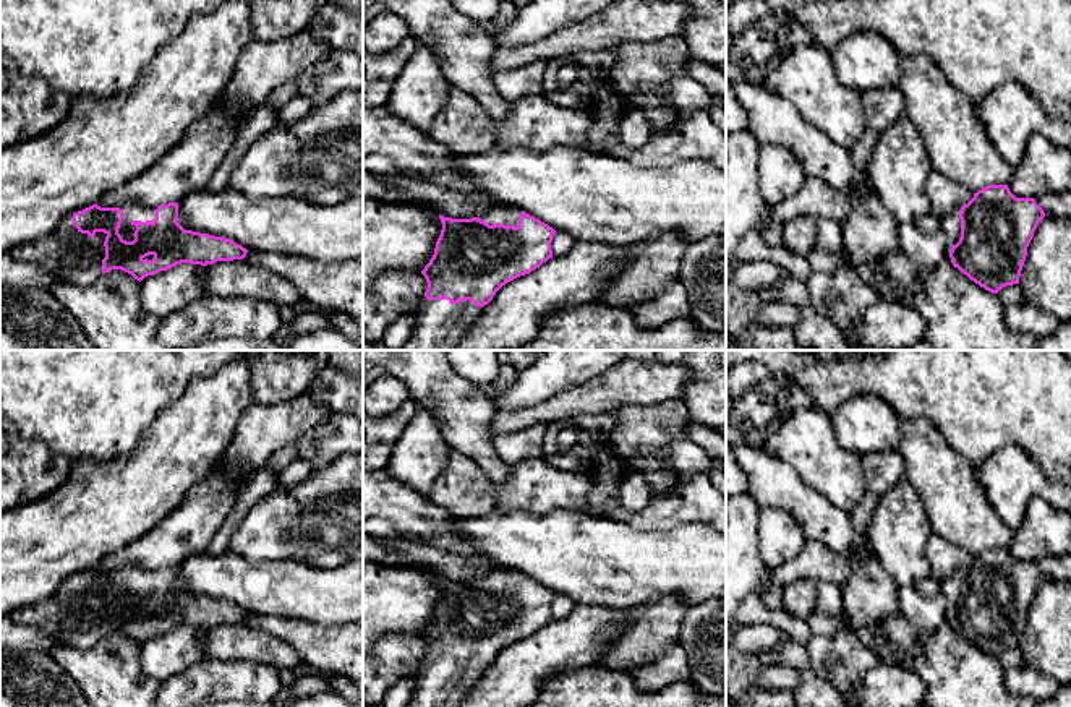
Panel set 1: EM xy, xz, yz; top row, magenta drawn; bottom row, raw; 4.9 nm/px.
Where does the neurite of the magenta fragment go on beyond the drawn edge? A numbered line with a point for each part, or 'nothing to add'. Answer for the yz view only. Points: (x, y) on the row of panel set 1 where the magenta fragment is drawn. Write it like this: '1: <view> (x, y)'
1: yz (950, 222)

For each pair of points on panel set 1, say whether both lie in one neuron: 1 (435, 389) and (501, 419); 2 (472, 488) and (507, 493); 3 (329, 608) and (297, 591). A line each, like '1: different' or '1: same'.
1: different
2: different
3: same

